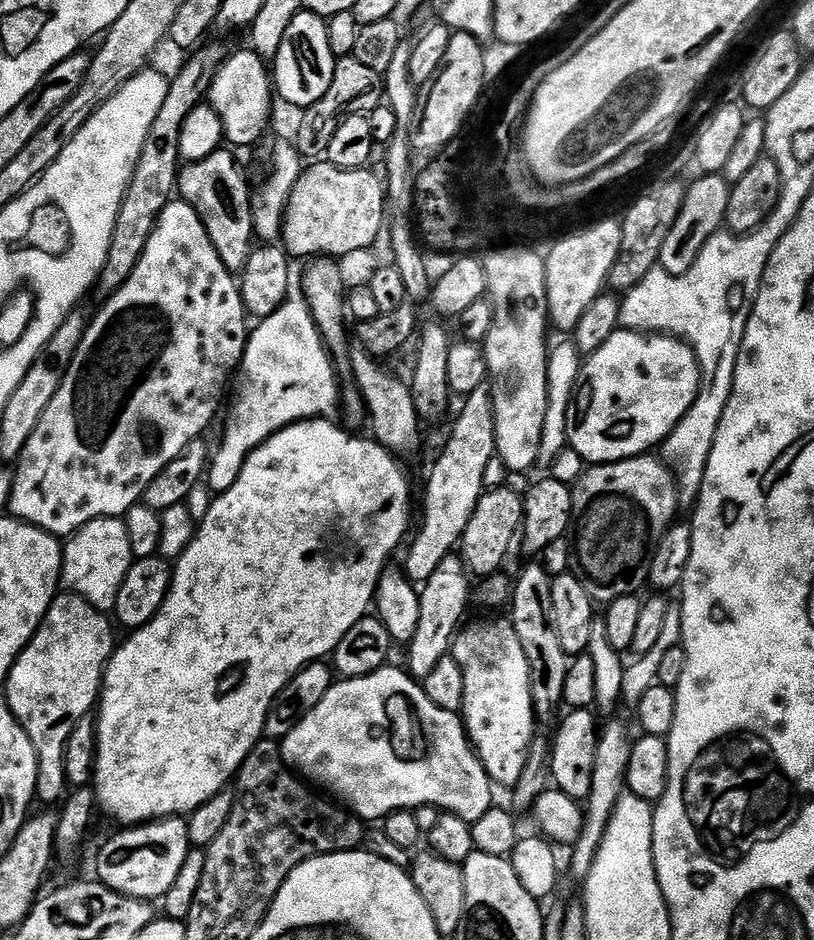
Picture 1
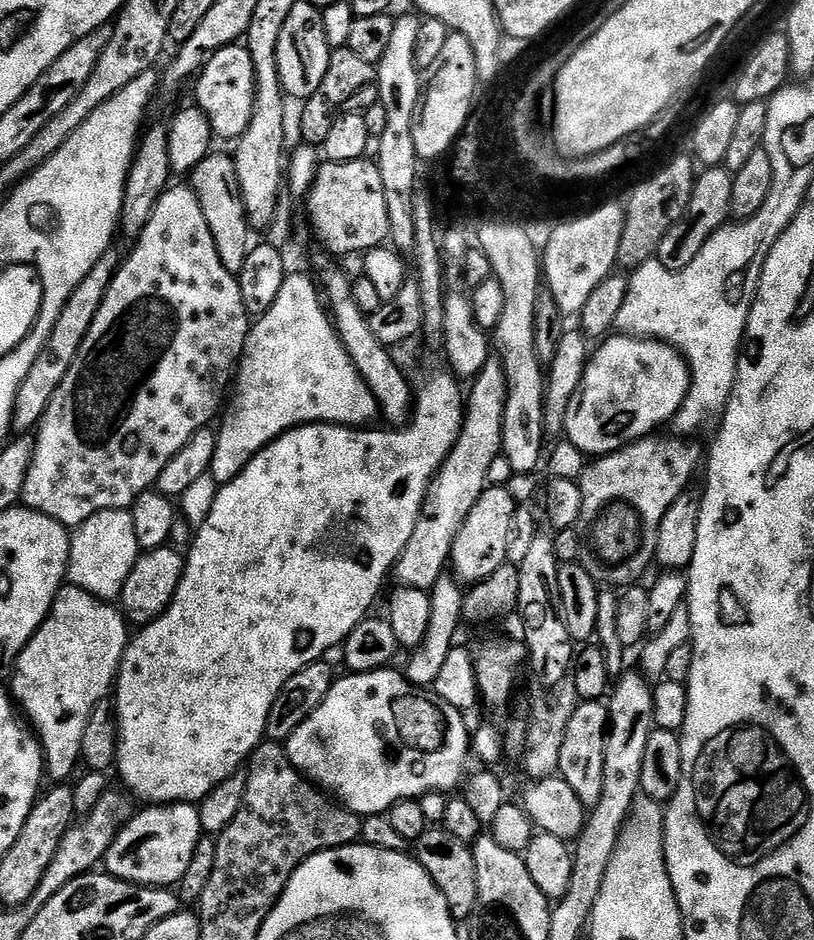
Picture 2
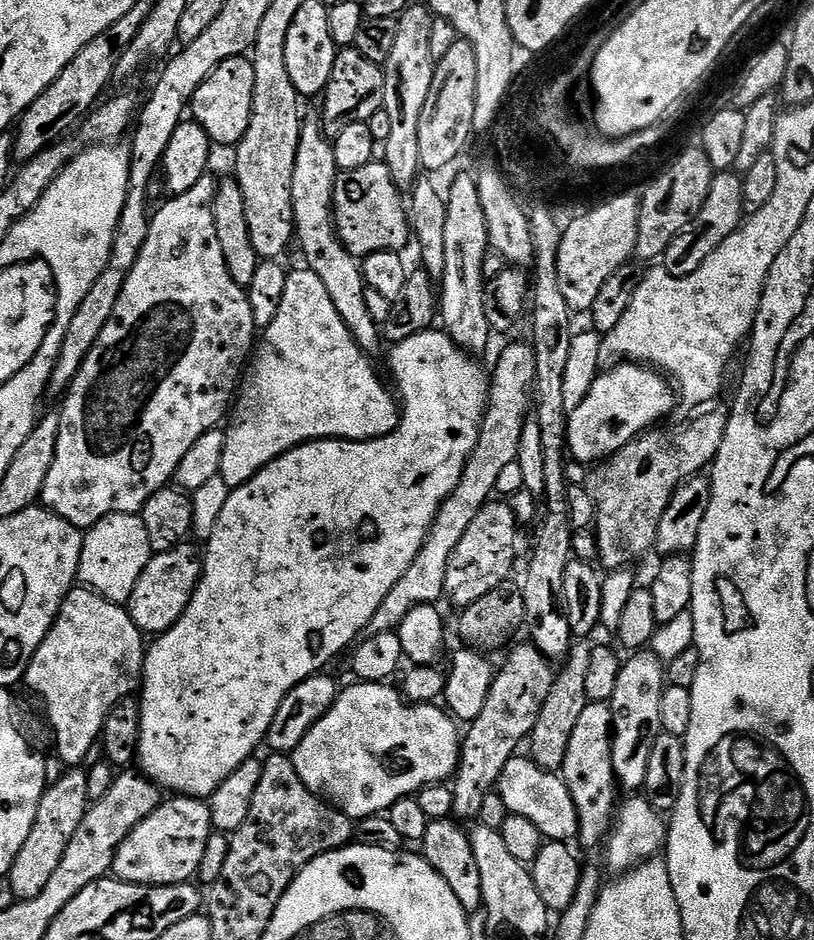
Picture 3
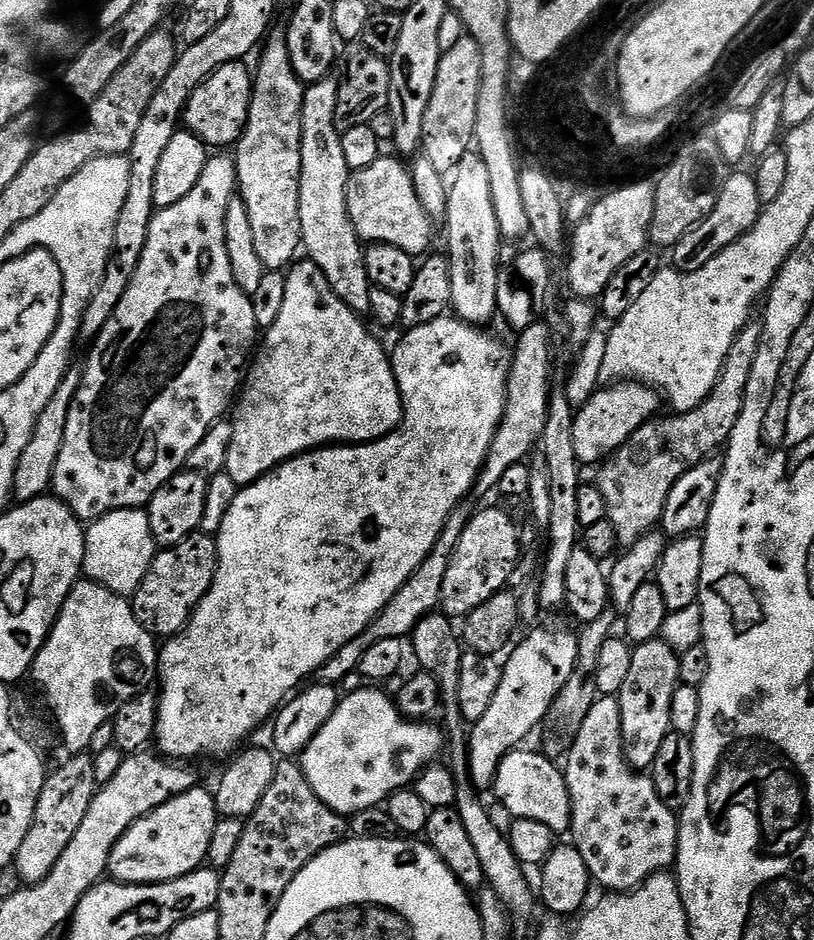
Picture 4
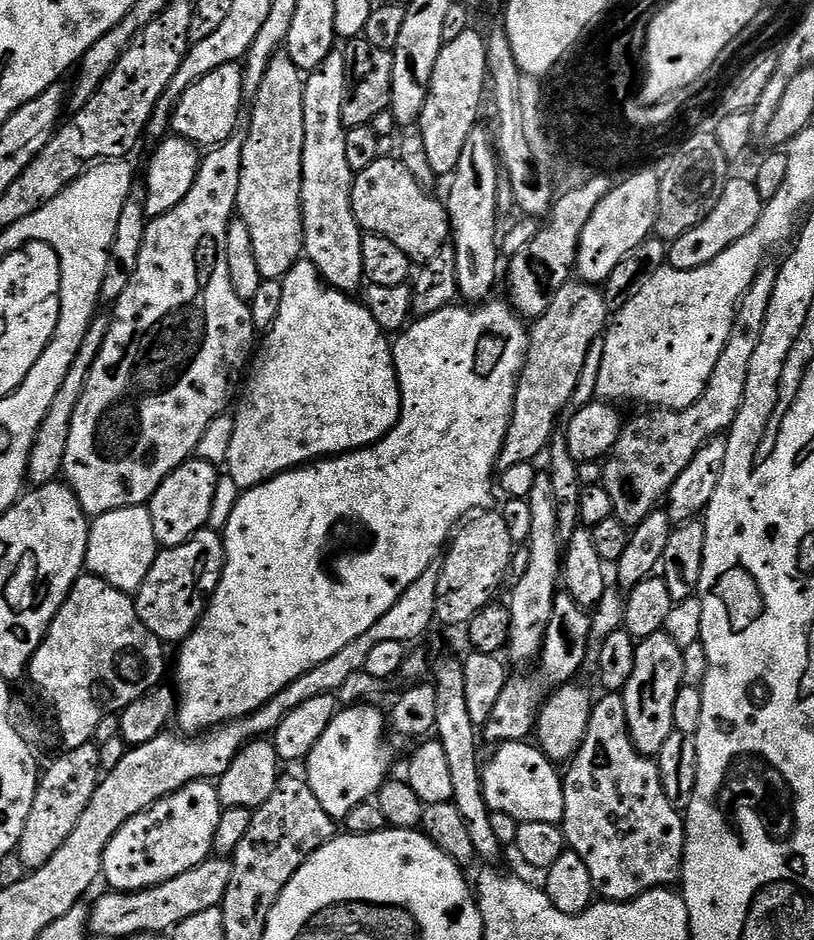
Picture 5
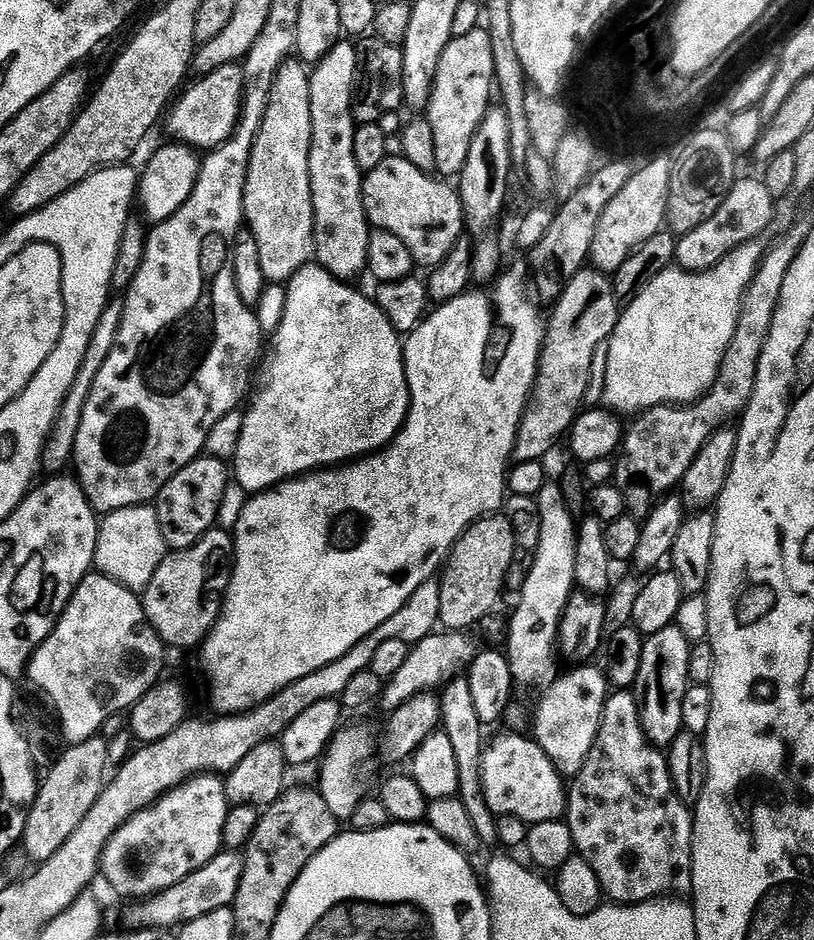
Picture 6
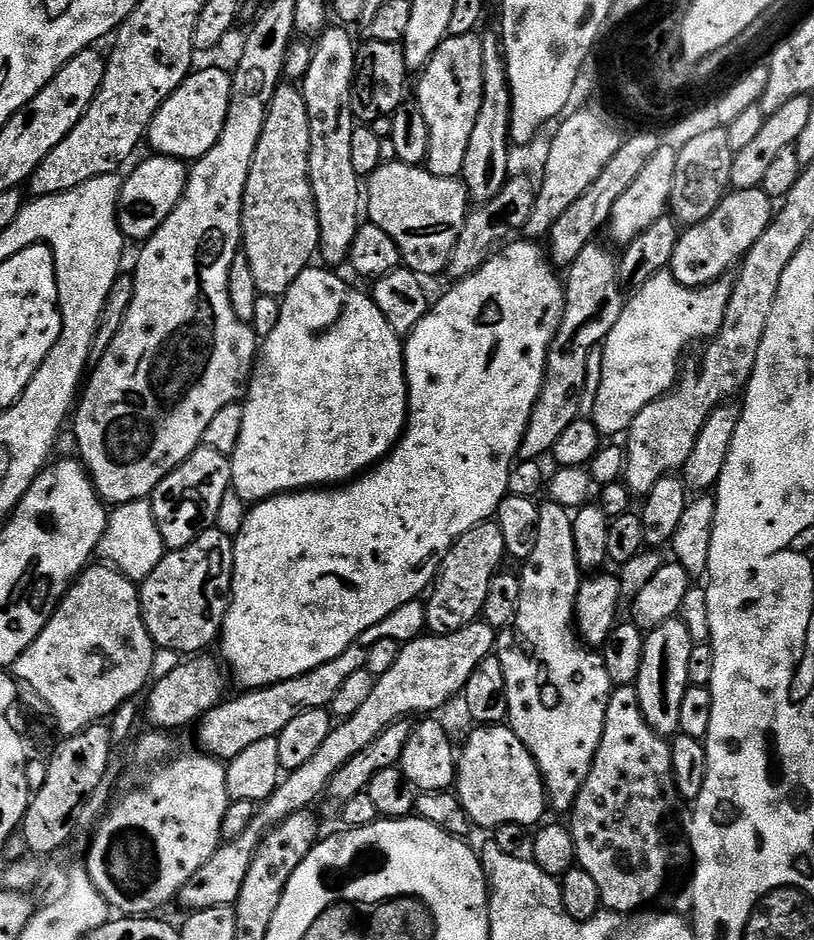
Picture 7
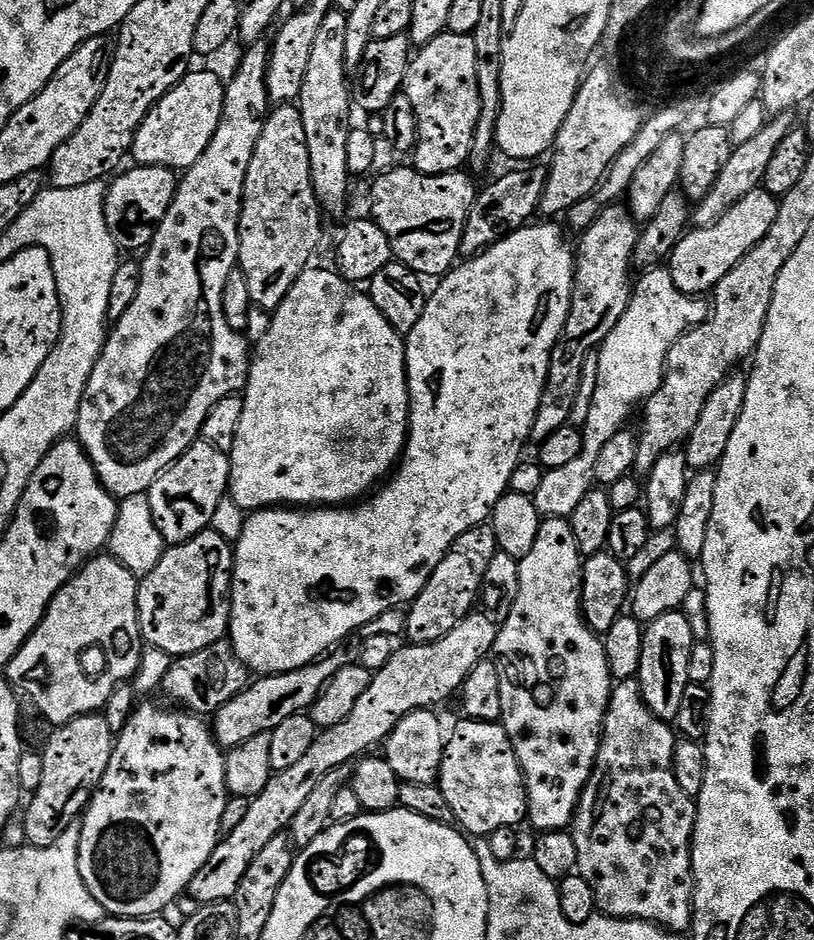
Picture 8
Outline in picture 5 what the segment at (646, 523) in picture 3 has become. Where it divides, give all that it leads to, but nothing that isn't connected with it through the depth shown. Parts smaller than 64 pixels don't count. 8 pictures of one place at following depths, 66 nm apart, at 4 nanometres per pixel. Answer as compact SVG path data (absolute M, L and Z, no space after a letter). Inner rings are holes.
M765 266L760 269L756 281L750 286L750 290L740 300L740 306L736 314L736 324L732 328L730 338L726 342L726 350L722 350L722 358L718 358L718 366L714 366L714 374L706 386L704 393L697 398L688 408L679 410L644 410L641 416L636 416L632 421L625 423L620 430L620 437L616 439L610 455L603 461L603 486L606 494L610 494L610 500L614 502L614 514L624 524L635 526L641 524L644 519L657 511L656 504L665 499L672 483L690 466L694 454L710 438L719 437L731 429L736 415L740 413L740 407L744 404L746 394L746 382L750 374L750 358L754 358L754 350L758 350L758 342L762 338L762 330L766 326L766 314L770 306L770 298L774 290L777 269Z

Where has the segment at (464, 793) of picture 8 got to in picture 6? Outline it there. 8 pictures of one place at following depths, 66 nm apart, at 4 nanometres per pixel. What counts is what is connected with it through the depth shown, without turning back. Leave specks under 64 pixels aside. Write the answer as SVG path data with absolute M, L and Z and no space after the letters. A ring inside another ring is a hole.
M500 736L493 742L492 748L488 746L483 749L479 769L484 802L493 816L513 816L516 820L525 820L525 825L528 826L561 819L566 812L566 788L565 785L560 785L562 777L553 767L548 755L536 745L536 741L524 736Z

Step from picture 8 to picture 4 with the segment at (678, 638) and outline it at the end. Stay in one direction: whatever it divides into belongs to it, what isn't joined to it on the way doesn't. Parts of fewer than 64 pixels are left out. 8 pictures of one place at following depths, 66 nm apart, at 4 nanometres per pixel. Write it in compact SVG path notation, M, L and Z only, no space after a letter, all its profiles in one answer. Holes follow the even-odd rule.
M661 638L647 640L632 648L630 672L626 674L626 682L622 682L622 690L618 693L624 756L632 768L651 769L654 758L658 758L662 738L668 736L672 727L670 702L679 684L680 658L666 641Z

